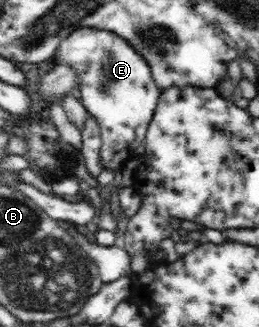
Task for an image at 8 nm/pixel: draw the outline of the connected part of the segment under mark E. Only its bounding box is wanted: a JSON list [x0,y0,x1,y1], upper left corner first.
[58,27,160,172]

